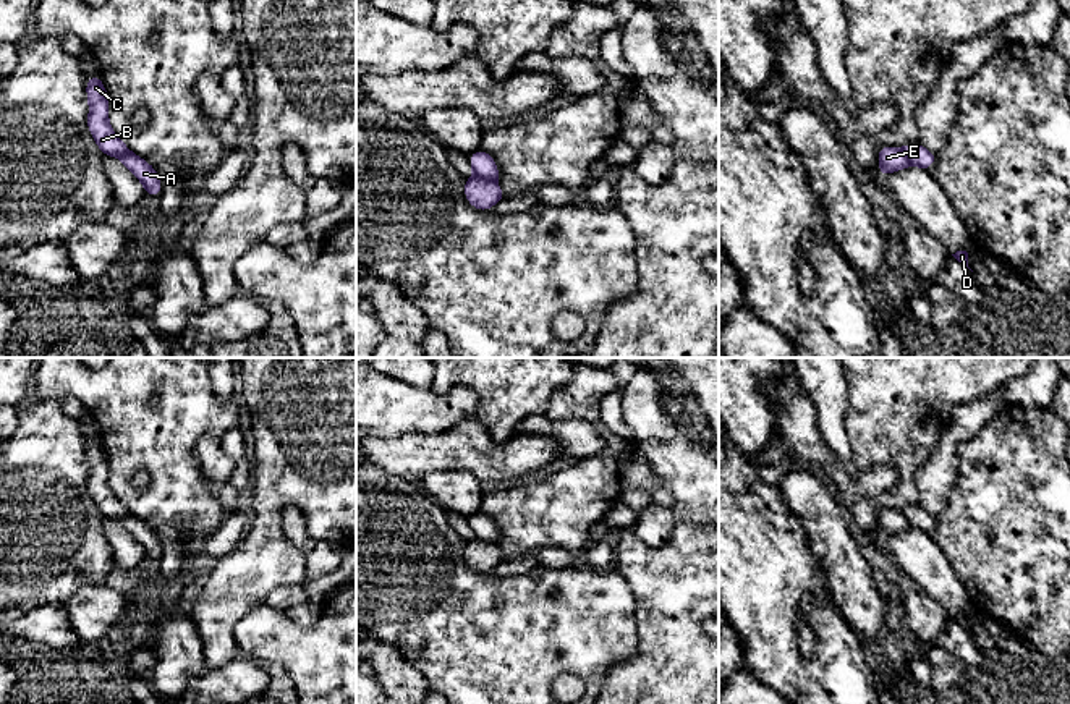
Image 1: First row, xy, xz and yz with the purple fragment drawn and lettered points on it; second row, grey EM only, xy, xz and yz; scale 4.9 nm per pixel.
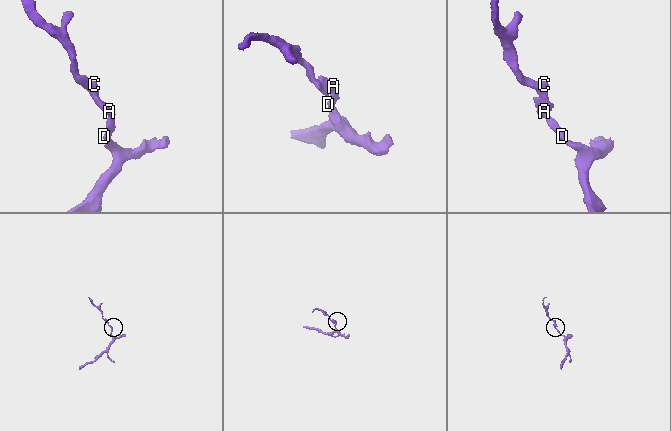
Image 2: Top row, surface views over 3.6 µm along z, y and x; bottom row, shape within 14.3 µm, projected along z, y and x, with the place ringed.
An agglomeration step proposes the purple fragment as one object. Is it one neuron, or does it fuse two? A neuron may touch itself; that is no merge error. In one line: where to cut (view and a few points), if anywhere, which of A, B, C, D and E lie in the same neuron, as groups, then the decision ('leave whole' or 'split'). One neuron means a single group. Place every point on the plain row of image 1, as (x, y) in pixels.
xz (476, 536), (494, 544) | A D E / B C | split

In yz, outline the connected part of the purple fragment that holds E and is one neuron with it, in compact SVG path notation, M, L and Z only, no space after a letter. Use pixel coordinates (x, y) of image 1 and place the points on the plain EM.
M894 508L879 510L877 523L881 539L903 532L910 528L910 523L905 518L903 511Z

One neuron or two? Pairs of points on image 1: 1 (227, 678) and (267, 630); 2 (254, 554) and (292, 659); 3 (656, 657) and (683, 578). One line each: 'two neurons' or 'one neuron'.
1: two neurons
2: two neurons
3: one neuron

